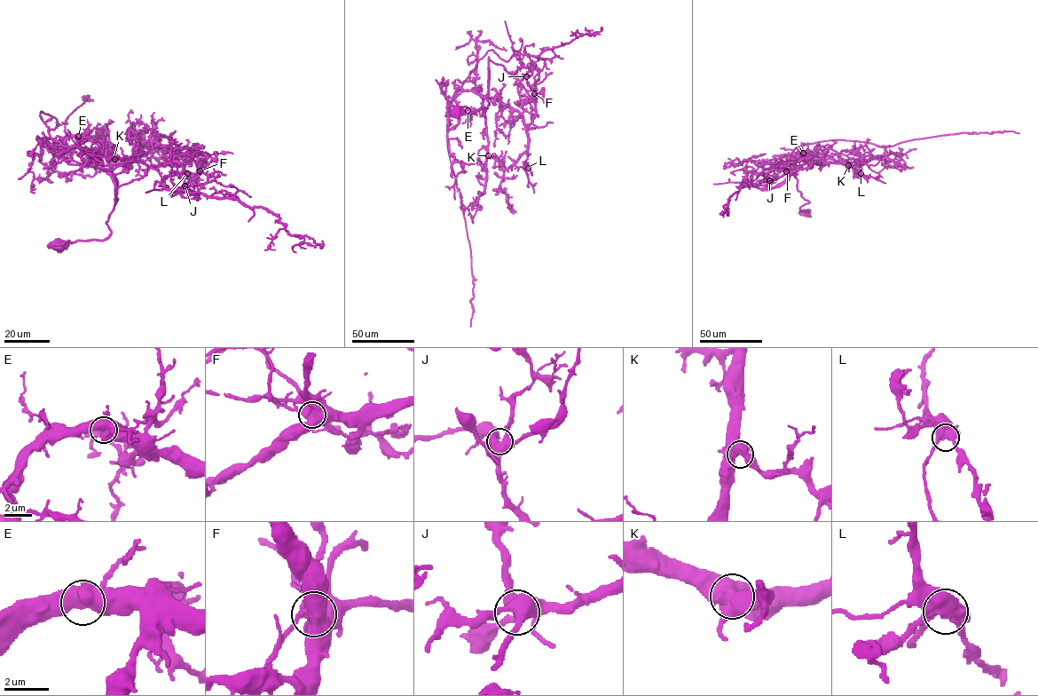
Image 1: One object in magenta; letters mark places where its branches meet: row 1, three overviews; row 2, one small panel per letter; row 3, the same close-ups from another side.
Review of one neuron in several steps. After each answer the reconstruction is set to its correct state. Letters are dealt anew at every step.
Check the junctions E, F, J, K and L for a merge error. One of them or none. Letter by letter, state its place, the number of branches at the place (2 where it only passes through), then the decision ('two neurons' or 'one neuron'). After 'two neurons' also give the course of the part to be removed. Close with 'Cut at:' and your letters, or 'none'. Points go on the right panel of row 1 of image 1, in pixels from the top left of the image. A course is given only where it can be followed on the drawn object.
E: (803, 153) | 4 | one neuron
F: (786, 171) | 5 | two neurons | (787, 172), (754, 173), (748, 184), (753, 169), (743, 170), (822, 141), (881, 146), (1019, 133)
J: (769, 180) | 5 | one neuron
K: (848, 165) | 4 | one neuron
L: (861, 173) | 5 | one neuron
Cut at: F

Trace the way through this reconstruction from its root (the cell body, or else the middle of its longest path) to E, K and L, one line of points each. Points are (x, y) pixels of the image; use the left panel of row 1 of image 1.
E: (56, 243), (104, 240), (111, 233), (106, 221), (115, 203), (117, 181), (106, 149), (78, 136)
K: (56, 243), (104, 240), (110, 234), (106, 221), (117, 181), (106, 147), (115, 147), (114, 159)
L: (56, 243), (110, 234), (112, 167), (128, 163), (137, 146), (187, 154), (187, 173)

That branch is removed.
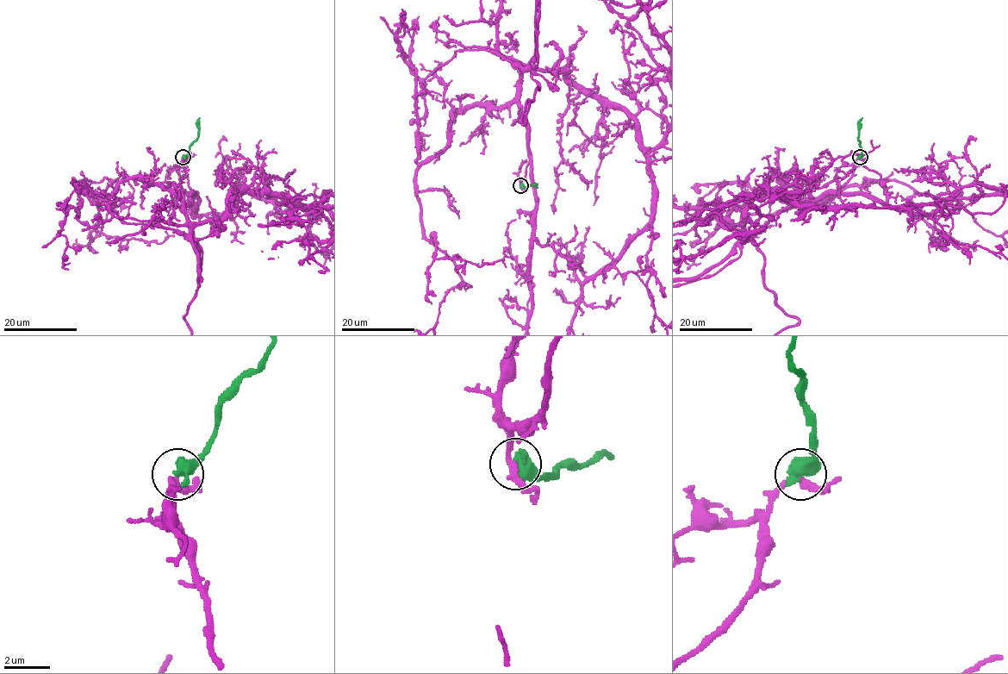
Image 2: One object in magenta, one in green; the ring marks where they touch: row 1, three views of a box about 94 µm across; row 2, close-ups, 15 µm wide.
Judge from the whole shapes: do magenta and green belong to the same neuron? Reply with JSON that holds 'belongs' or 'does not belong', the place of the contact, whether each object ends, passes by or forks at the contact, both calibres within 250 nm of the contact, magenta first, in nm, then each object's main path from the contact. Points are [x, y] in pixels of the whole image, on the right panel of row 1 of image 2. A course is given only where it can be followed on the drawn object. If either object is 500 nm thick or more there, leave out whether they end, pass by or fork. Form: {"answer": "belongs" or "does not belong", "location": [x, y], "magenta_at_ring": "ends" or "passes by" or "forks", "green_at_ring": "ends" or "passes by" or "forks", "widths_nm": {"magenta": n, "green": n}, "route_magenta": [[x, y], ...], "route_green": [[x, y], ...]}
{"answer": "does not belong", "location": [860, 157], "widths_nm": {"magenta": 280, "green": 700}, "route_magenta": [[860, 158], [836, 190], [801, 202], [757, 196], [743, 218], [764, 285], [799, 321]], "route_green": [[860, 157], [861, 146], [858, 138], [860, 119], [862, 117]]}

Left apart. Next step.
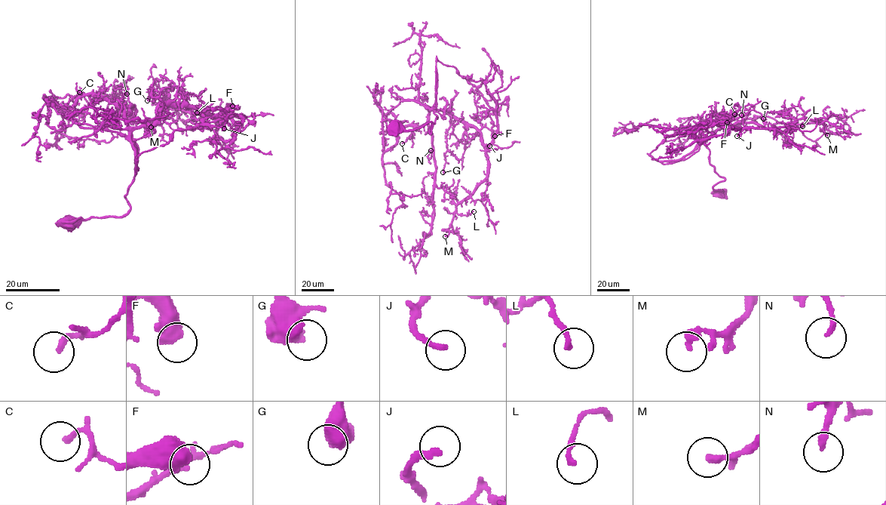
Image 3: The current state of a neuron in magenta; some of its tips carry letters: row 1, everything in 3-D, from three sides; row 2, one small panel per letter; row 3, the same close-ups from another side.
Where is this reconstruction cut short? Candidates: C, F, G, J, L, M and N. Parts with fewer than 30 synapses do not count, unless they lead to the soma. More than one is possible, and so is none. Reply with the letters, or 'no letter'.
no letter

